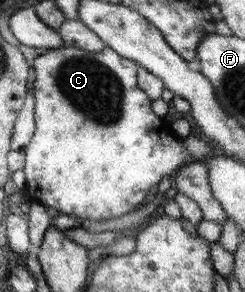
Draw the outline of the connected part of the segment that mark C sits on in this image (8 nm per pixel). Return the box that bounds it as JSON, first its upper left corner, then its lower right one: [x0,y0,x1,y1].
[21,46,208,222]

